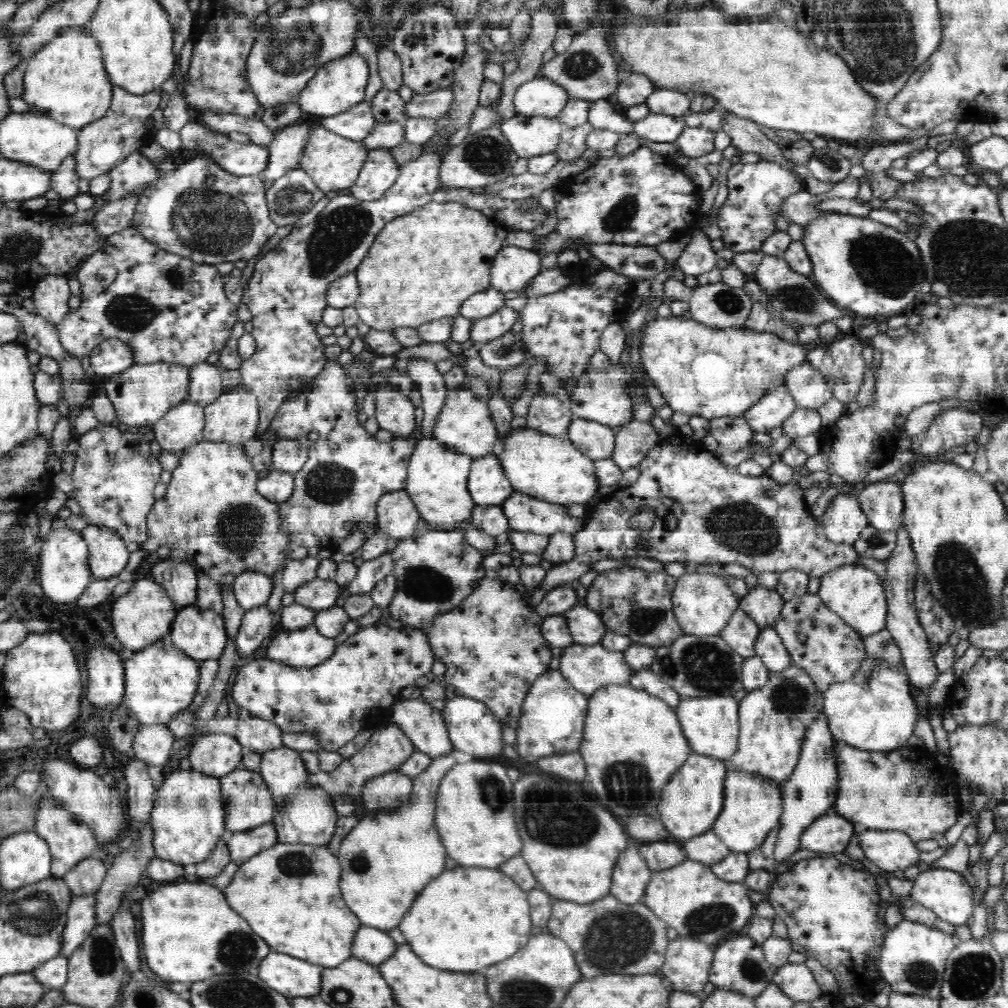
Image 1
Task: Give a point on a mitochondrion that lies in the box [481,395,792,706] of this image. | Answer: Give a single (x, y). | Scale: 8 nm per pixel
(733, 526)

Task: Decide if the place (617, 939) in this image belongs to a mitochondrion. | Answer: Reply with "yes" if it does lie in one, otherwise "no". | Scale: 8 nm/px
yes

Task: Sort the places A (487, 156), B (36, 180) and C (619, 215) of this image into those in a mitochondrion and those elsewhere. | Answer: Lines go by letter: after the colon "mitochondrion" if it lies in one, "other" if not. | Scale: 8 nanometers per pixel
A: mitochondrion
B: other
C: mitochondrion

